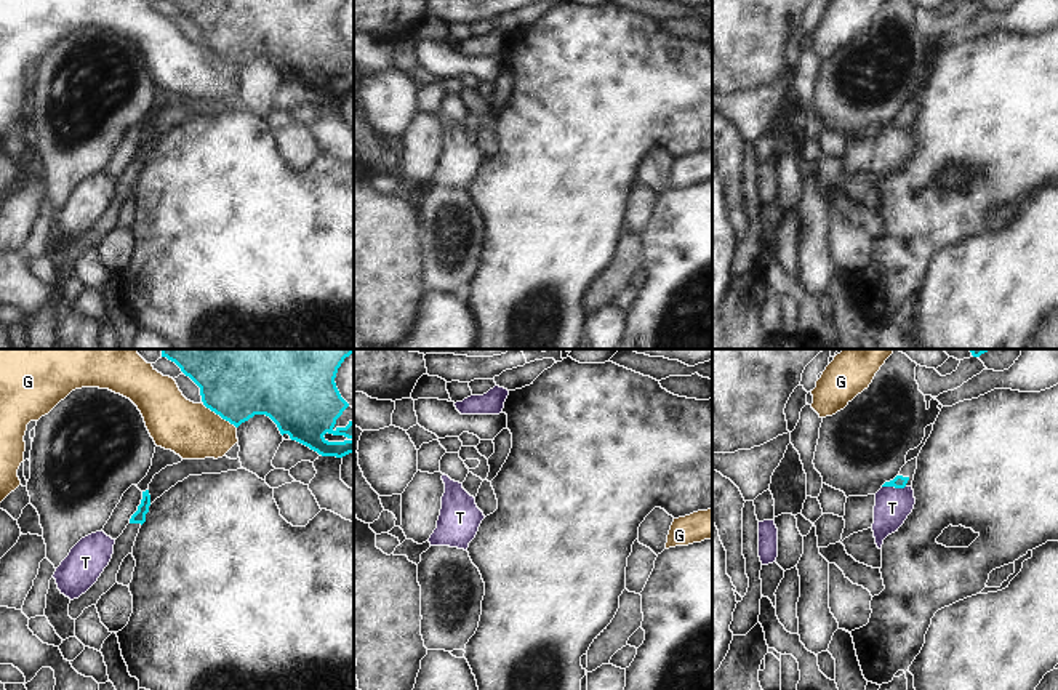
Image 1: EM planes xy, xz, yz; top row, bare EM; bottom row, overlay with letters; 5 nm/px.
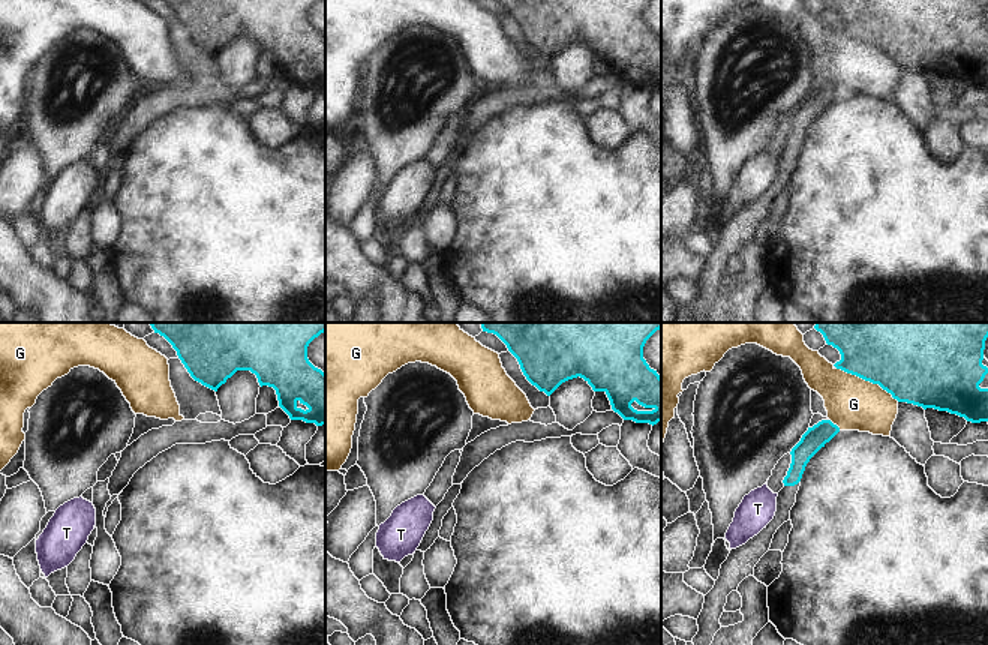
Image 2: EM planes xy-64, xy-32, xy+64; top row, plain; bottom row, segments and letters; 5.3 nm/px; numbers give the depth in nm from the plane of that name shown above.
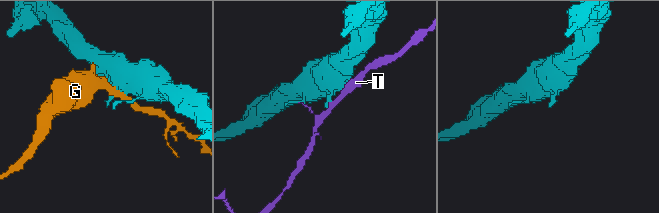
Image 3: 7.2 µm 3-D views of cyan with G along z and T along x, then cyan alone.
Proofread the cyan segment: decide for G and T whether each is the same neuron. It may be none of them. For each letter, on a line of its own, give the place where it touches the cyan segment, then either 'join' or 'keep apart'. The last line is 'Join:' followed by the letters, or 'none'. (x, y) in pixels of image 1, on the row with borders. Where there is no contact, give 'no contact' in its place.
G: xy (220, 415) | keep apart
T: yz (893, 485) | keep apart
Join: none

